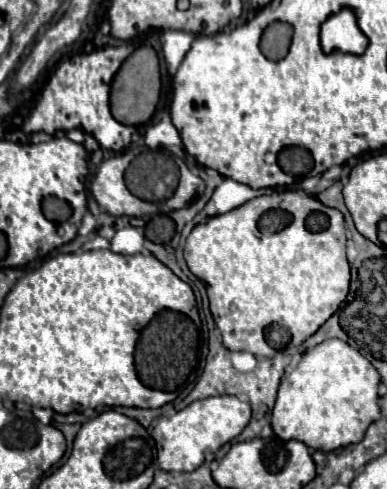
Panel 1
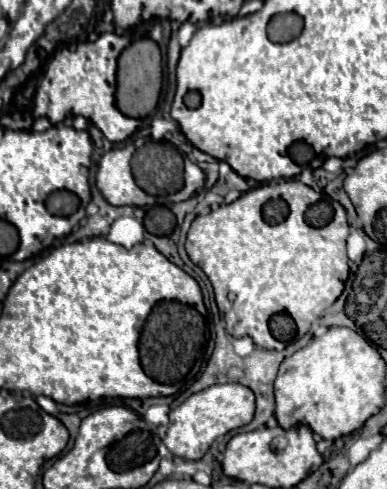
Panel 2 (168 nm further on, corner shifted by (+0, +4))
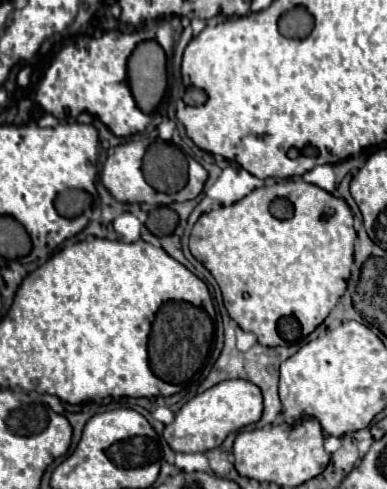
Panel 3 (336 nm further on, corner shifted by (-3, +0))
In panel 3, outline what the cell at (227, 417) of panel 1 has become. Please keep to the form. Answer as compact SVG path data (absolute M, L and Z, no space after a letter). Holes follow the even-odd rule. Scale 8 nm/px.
M243 379L221 381L221 383L213 385L211 389L189 399L181 407L181 411L175 415L173 423L169 423L165 427L163 437L173 451L205 453L209 449L219 447L229 433L257 423L261 419L261 415L263 415L263 395L255 383L243 381Z

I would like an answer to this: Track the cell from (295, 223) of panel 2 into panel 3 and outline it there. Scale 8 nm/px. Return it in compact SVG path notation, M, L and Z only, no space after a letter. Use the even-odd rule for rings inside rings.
M287 179L253 189L247 197L229 207L203 213L191 231L189 249L219 283L231 319L235 319L243 331L255 333L261 345L277 347L305 341L301 337L315 331L331 313L347 289L353 265L353 241L353 215L345 199L333 197L303 179Z

